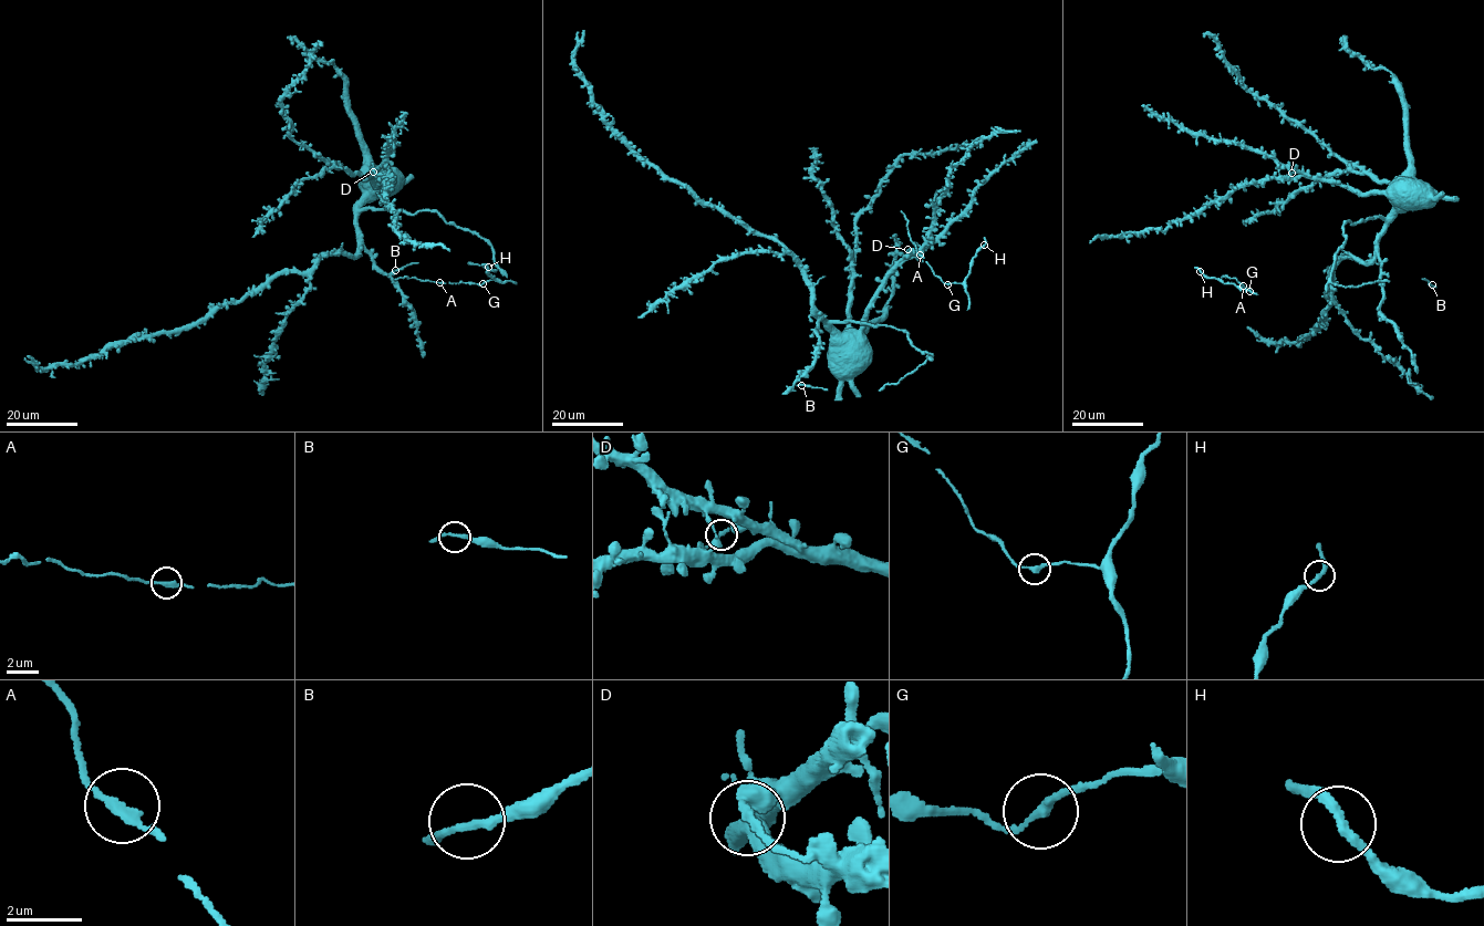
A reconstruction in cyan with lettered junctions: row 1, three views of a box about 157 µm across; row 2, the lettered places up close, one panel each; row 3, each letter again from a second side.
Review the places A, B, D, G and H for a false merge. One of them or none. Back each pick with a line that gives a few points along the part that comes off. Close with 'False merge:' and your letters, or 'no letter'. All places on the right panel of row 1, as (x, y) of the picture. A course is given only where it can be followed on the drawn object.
False merge: no letter

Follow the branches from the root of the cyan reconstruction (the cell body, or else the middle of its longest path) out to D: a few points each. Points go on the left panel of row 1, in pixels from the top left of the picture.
D: (369, 180), (371, 170), (377, 181), (373, 185), (369, 177), (373, 172)

